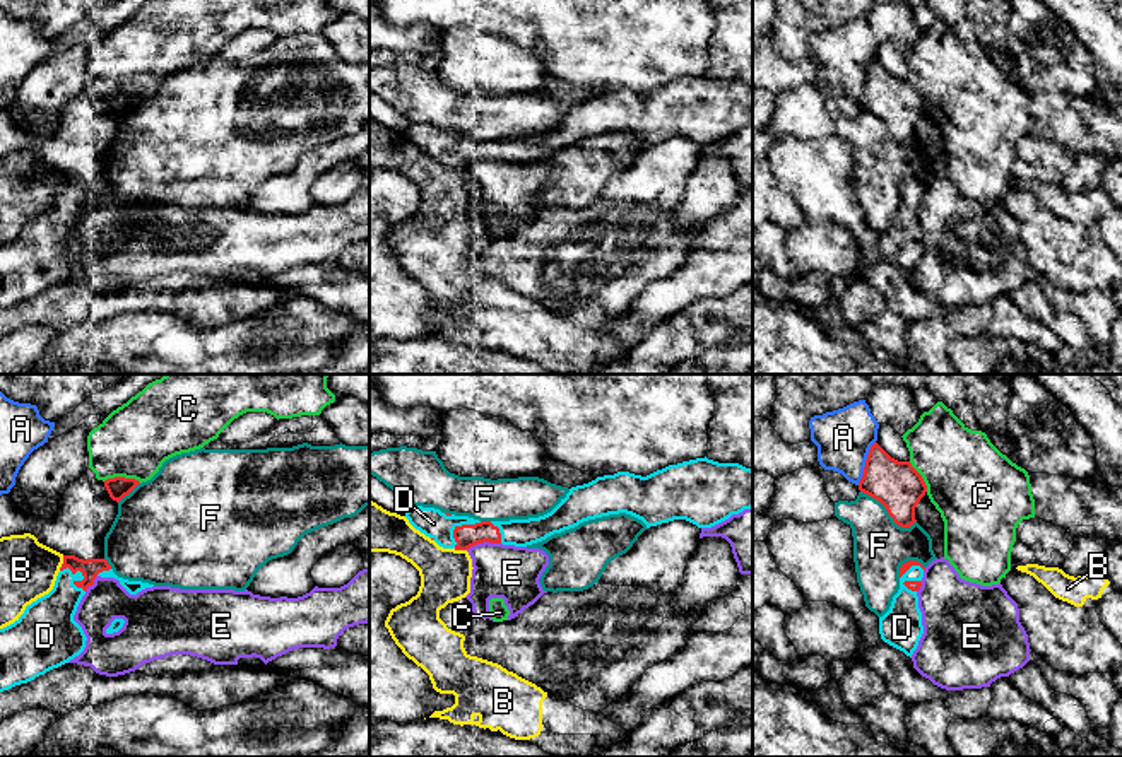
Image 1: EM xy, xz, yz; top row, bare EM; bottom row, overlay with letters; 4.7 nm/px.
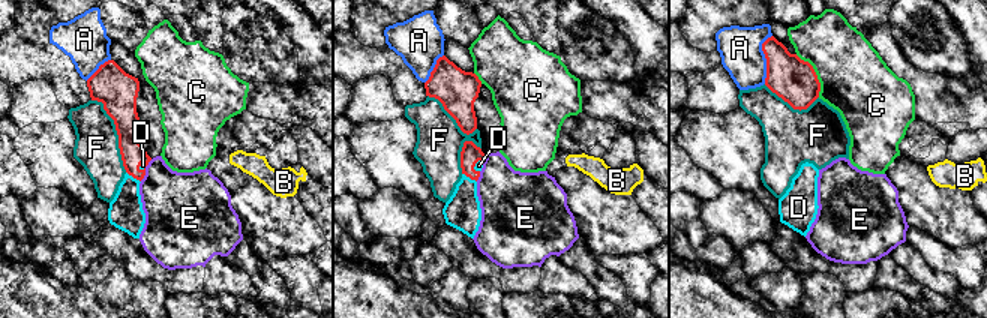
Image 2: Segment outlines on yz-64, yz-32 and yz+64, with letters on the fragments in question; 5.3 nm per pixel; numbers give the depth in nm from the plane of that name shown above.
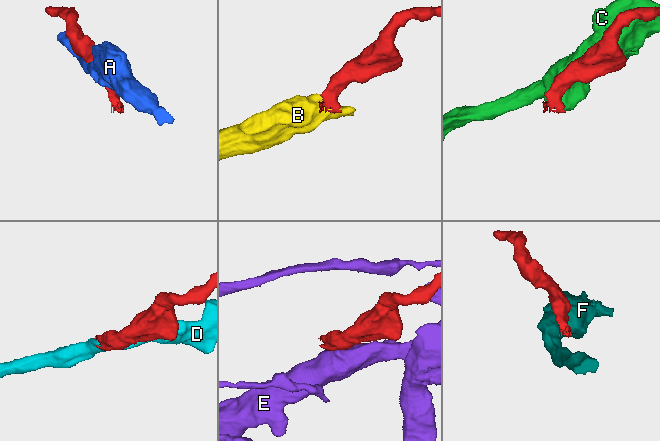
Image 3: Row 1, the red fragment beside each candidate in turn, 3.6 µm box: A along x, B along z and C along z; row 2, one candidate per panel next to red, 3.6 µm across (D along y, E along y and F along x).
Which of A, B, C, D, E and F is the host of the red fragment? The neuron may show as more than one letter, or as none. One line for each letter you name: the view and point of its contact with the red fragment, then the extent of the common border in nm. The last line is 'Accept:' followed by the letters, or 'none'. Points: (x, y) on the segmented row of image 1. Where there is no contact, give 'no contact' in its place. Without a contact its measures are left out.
D: contact xy (82, 575); length 160 nm
Accept: D

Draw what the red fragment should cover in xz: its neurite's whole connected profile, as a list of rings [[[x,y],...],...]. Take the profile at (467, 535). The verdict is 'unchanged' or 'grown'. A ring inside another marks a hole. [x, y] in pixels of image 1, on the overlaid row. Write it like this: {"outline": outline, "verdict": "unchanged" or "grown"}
{"outline": [[[696,458],[647,477],[629,472],[597,477],[571,487],[547,514],[529,519],[479,521],[410,506],[409,523],[443,549],[467,550],[477,543],[527,547],[583,521],[626,513],[647,528],[686,519],[712,528],[753,508],[753,470],[739,463]]], "verdict": "grown"}

